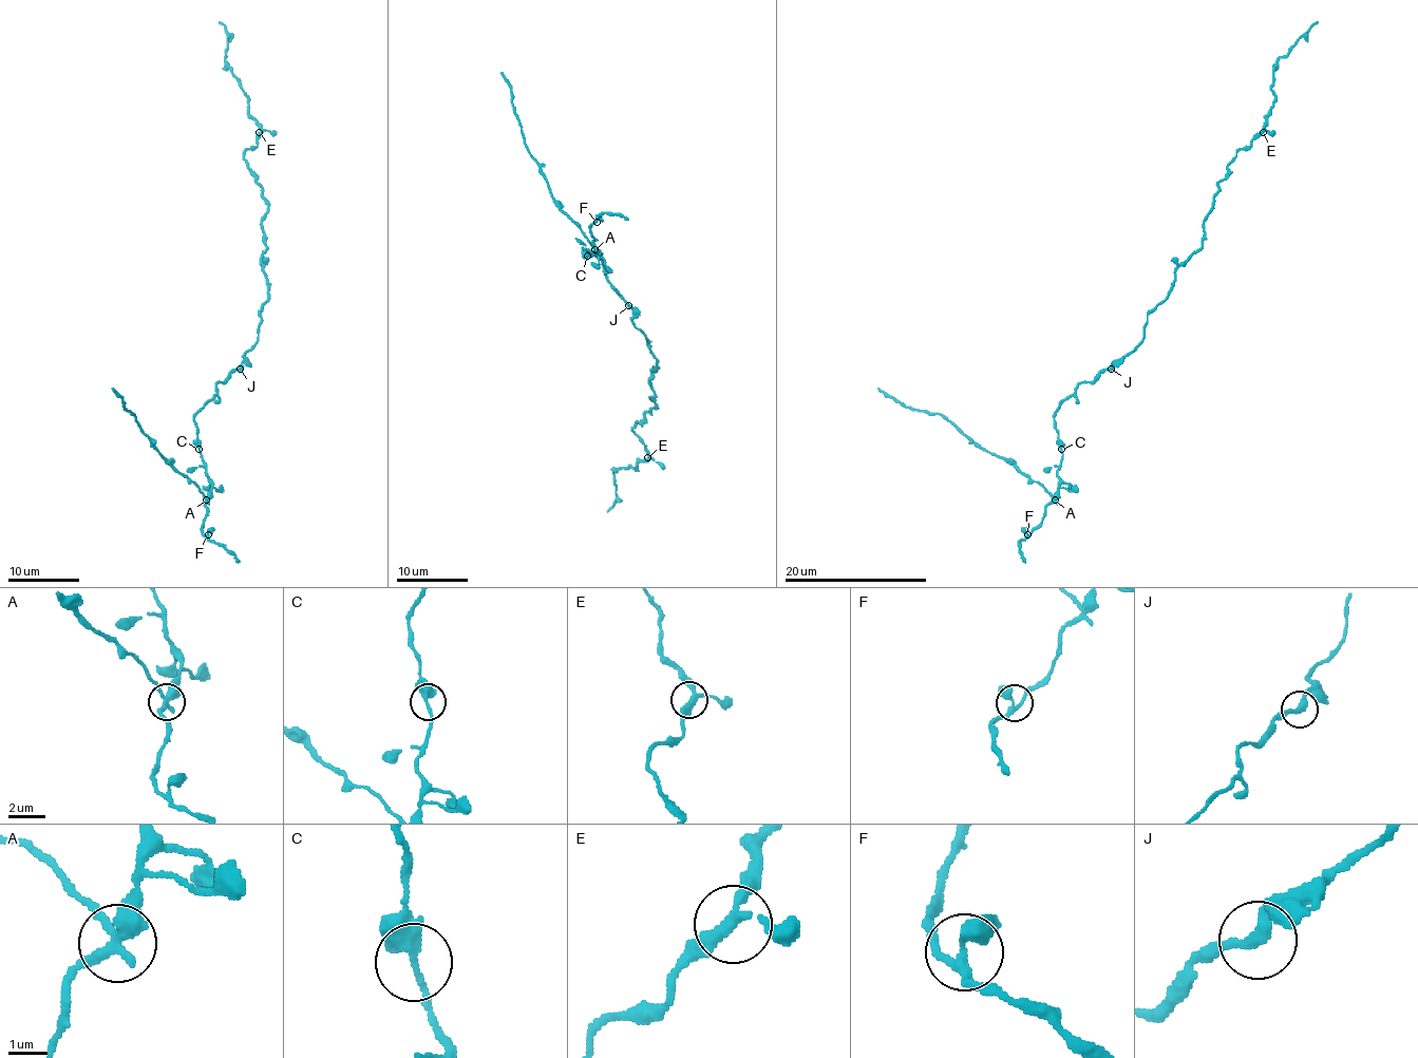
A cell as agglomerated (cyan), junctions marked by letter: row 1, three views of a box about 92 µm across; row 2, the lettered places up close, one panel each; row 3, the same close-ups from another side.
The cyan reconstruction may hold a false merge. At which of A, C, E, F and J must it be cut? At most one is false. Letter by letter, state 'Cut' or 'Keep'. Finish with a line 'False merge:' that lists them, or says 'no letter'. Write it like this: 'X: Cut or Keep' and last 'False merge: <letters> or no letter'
A: Cut
C: Keep
E: Keep
F: Keep
J: Keep
False merge: A

